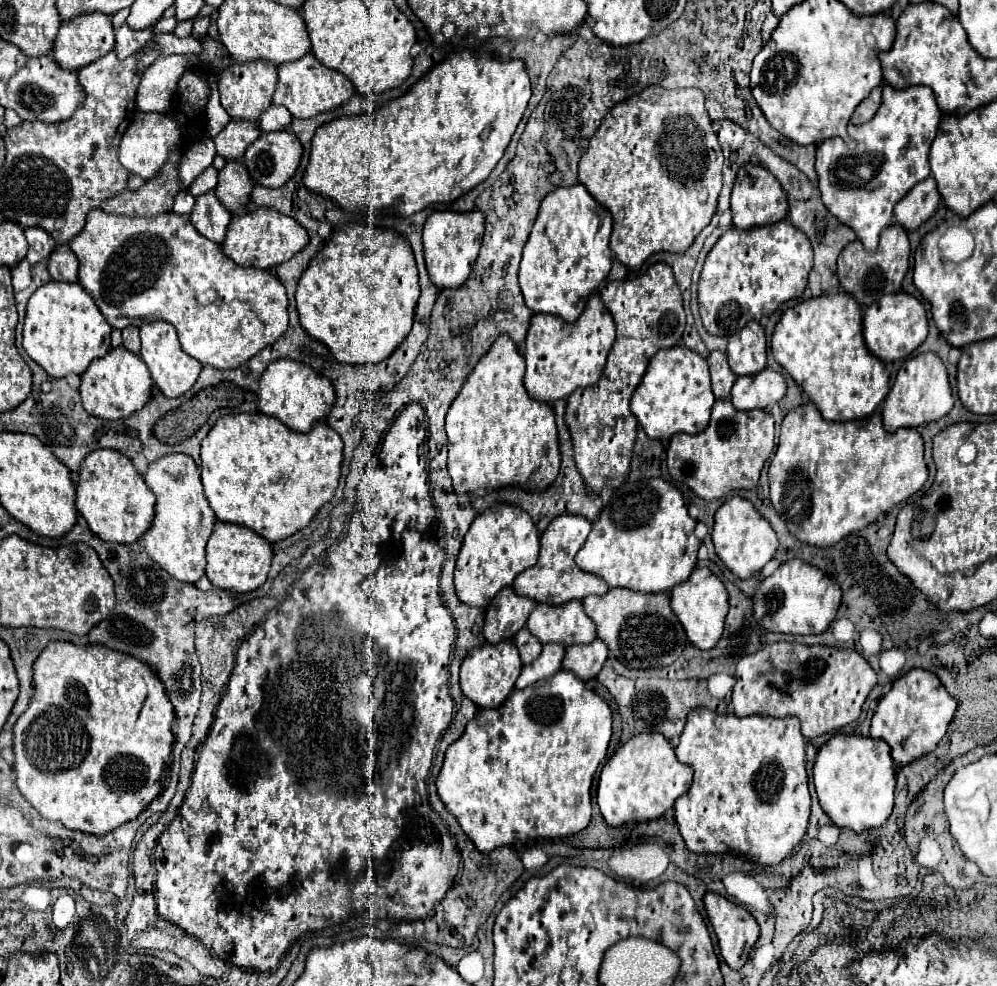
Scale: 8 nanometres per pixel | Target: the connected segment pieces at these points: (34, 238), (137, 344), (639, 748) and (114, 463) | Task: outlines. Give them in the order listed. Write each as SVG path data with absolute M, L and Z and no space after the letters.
M27 228L25 230L25 238L27 238L27 244L29 244L27 260L29 260L31 266L39 264L41 260L47 260L47 256L55 248L53 238L45 230L41 230L41 228Z
M129 326L125 330L121 330L123 334L123 346L133 352L133 354L139 354L139 348L141 348L141 338L139 338L139 328L135 326Z
M643 732L629 738L617 752L607 760L601 770L597 786L597 804L609 826L621 826L631 820L647 822L661 818L675 800L683 796L693 780L693 770L681 764L675 750L659 732Z
M117 450L91 452L79 472L77 482L77 510L87 520L91 532L105 542L133 544L153 524L155 518L155 494L133 466L133 462Z

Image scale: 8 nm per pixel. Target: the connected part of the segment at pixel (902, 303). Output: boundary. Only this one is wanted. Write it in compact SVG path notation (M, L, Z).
M897 292L887 294L879 302L873 302L871 306L863 308L863 338L871 354L875 354L883 362L895 362L905 360L911 356L911 352L923 344L929 330L929 320L923 304L913 298L911 294Z

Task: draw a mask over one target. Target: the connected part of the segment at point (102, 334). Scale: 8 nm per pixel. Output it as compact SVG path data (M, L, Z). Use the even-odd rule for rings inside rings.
M51 280L47 286L41 286L27 302L27 316L23 324L23 348L27 350L29 358L53 378L65 378L71 372L81 376L95 358L103 358L109 352L111 330L113 328L107 324L103 314L99 314L99 308L95 306L93 298L87 294L87 290L83 290L83 286L79 286L79 282L63 284Z

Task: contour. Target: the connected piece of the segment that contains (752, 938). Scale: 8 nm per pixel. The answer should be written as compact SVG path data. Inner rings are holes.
M715 892L705 894L705 910L717 934L723 960L733 970L743 968L759 938L757 920L745 908Z

